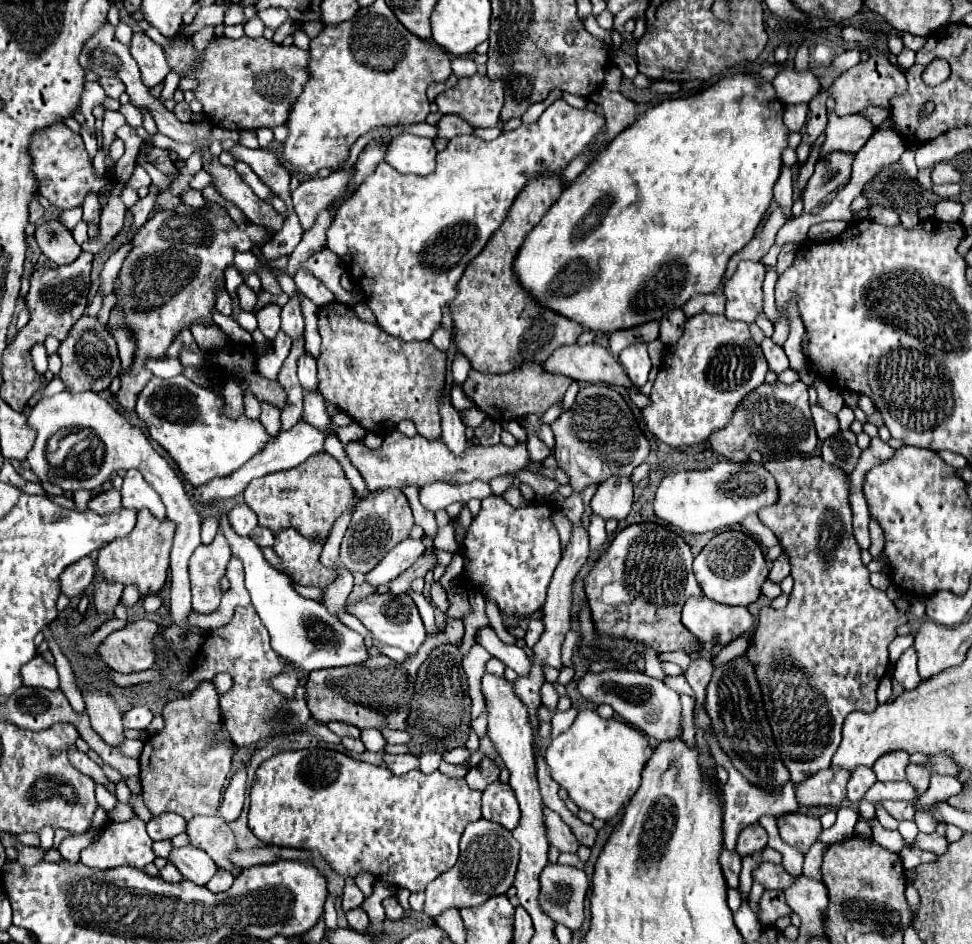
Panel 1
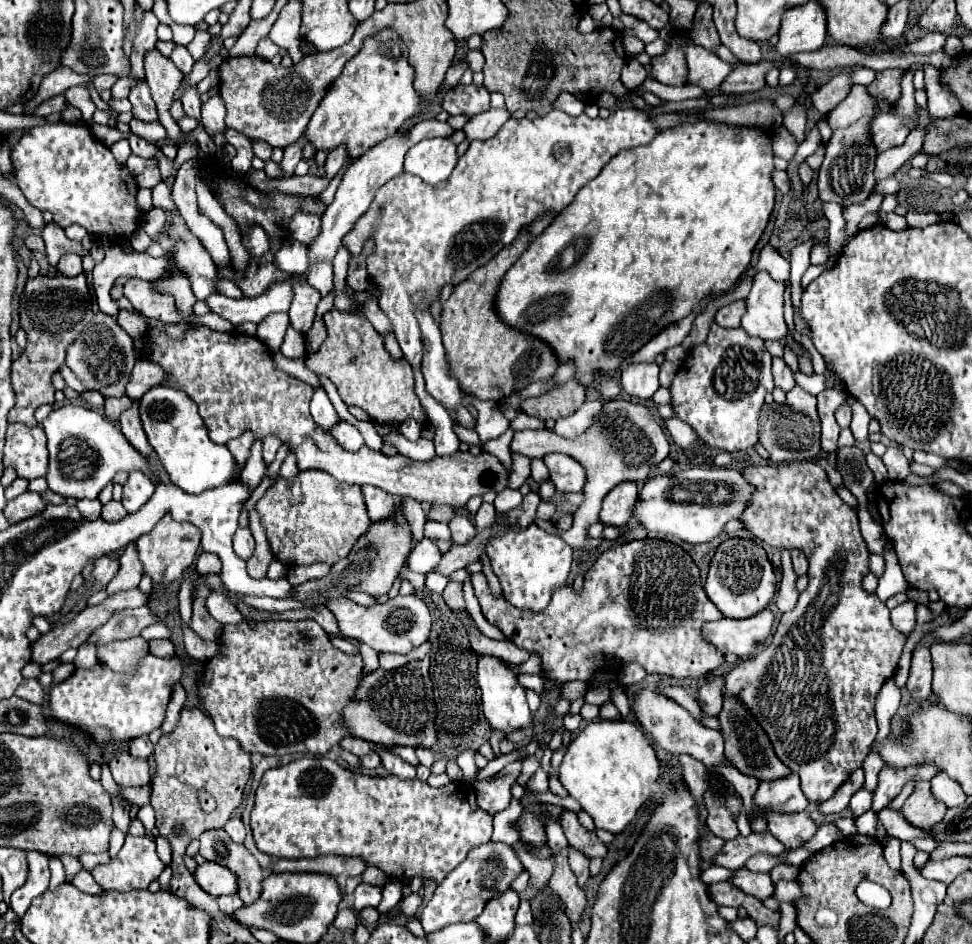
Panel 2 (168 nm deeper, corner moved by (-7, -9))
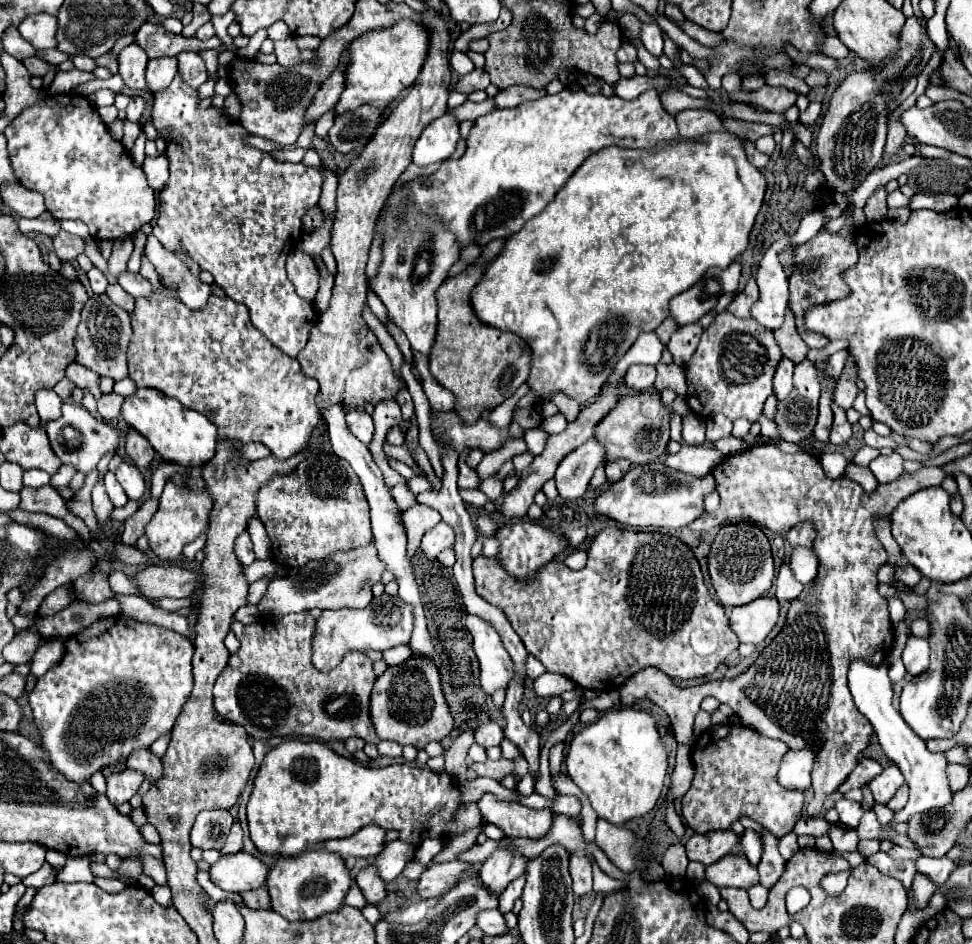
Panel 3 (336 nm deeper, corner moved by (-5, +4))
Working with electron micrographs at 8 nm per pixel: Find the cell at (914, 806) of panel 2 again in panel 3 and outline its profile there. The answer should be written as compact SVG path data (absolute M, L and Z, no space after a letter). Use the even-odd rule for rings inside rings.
M902 785L902 787L898 789L898 793L888 801L888 807L890 807L892 811L900 811L900 809L906 805L906 801L908 801L908 787Z

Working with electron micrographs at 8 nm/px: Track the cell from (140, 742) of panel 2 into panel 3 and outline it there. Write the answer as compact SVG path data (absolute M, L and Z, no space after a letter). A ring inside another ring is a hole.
M140 749L136 753L132 753L126 761L126 767L132 771L140 771L144 775L144 779L148 779L150 783L158 783L162 779L162 763L156 755L152 755L148 749Z

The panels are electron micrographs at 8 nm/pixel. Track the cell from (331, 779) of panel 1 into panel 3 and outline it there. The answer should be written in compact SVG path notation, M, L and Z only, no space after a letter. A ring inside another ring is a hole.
M284 741L270 749L258 769L254 779L254 789L248 801L248 831L256 849L264 855L298 855L308 849L308 845L324 843L330 839L350 837L364 825L378 823L384 829L396 829L402 841L420 845L428 837L442 837L448 823L454 819L460 807L460 789L450 779L448 773L432 773L426 769L416 769L410 765L388 765L382 769L364 767L352 759L340 757L328 745L310 741Z

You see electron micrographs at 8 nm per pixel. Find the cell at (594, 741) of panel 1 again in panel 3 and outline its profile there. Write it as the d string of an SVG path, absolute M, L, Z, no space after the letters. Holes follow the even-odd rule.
M624 707L602 713L600 719L574 735L566 767L570 779L590 799L598 817L622 825L654 809L668 773L668 751L660 741L652 715Z

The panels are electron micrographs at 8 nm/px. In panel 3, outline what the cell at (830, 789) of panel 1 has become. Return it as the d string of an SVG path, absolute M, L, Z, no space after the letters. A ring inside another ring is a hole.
M862 757L862 759L858 761L856 769L848 775L848 779L840 785L838 791L840 791L840 793L846 793L846 791L850 791L850 789L860 789L860 787L864 787L866 783L870 783L876 775L880 775L880 771L882 771L880 763L876 763L874 759Z

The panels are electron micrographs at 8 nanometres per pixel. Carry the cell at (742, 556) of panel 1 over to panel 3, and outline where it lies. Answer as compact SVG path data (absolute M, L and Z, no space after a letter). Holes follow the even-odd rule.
M724 525L712 543L708 569L712 585L716 589L716 597L724 607L746 605L758 597L764 597L774 579L774 561L768 537L756 525Z

